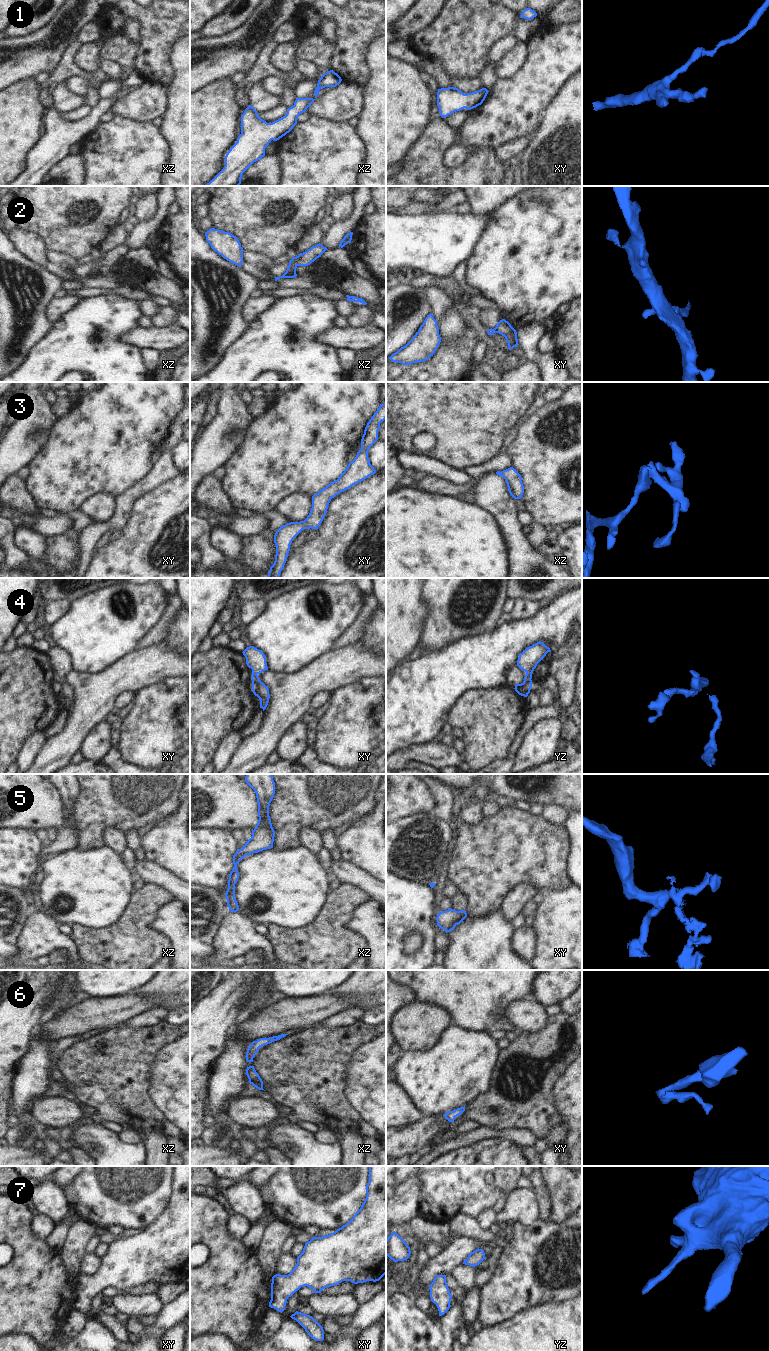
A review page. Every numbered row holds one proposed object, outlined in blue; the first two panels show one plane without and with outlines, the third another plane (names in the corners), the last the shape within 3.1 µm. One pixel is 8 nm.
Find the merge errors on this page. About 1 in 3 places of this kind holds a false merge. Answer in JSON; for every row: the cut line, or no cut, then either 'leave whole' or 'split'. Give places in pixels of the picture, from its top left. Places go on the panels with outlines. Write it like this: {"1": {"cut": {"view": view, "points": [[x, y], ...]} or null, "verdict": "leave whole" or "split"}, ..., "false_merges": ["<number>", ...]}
{"1": {"cut": null, "verdict": "leave whole"}, "2": {"cut": null, "verdict": "leave whole"}, "3": {"cut": null, "verdict": "leave whole"}, "4": {"cut": null, "verdict": "leave whole"}, "5": {"cut": null, "verdict": "leave whole"}, "6": {"cut": null, "verdict": "leave whole"}, "7": {"cut": null, "verdict": "leave whole"}, "false_merges": []}

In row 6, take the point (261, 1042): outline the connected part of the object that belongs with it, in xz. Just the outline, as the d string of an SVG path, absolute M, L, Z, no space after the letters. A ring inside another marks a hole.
M281 1034L278 1036L269 1037L269 1038L260 1038L257 1041L253 1041L247 1049L246 1061L247 1062L253 1062L253 1058L257 1054L260 1047L267 1045L267 1044L270 1044L274 1041L280 1040L282 1037L285 1037L288 1034Z

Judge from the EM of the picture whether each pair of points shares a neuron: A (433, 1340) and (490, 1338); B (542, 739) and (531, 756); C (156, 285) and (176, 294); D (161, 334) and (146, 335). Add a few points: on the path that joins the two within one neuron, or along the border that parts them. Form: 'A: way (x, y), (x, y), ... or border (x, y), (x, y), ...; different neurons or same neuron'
A: border (472, 1332), (469, 1340); different neurons
B: way (540, 743), (532, 752); same neuron
C: way (161, 286), (171, 291); same neuron
D: way (157, 335), (150, 335); same neuron

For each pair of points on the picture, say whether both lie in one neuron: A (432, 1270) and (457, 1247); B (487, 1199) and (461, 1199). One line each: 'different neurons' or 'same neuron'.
A: same neuron
B: same neuron

